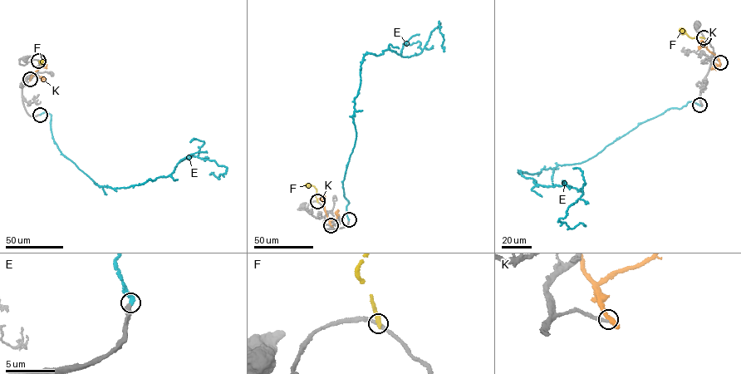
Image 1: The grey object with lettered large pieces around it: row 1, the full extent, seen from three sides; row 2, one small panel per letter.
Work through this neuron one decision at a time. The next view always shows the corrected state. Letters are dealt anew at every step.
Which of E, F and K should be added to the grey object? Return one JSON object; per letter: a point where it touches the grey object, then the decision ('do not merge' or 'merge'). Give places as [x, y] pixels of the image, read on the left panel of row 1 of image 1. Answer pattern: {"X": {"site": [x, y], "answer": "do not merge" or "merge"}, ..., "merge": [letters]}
{"E": {"site": [40, 115], "answer": "do not merge"}, "F": {"site": [38, 61], "answer": "do not merge"}, "K": {"site": [30, 79], "answer": "do not merge"}, "merge": []}

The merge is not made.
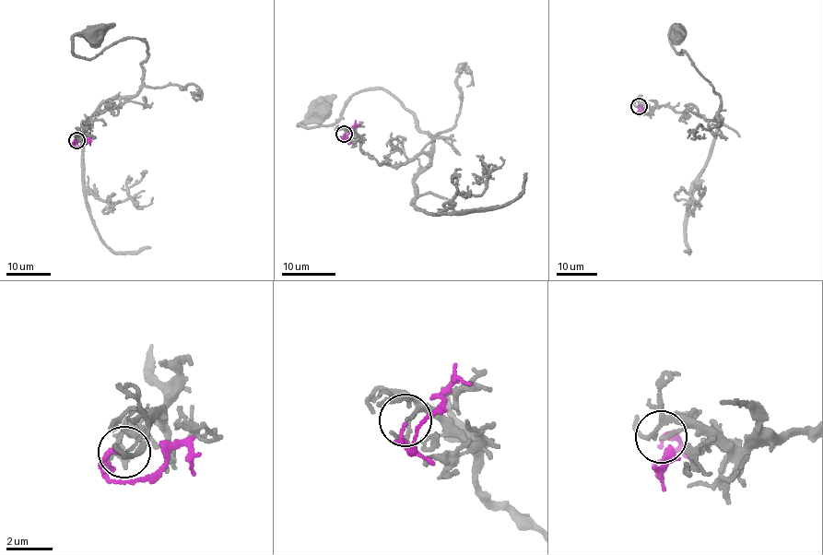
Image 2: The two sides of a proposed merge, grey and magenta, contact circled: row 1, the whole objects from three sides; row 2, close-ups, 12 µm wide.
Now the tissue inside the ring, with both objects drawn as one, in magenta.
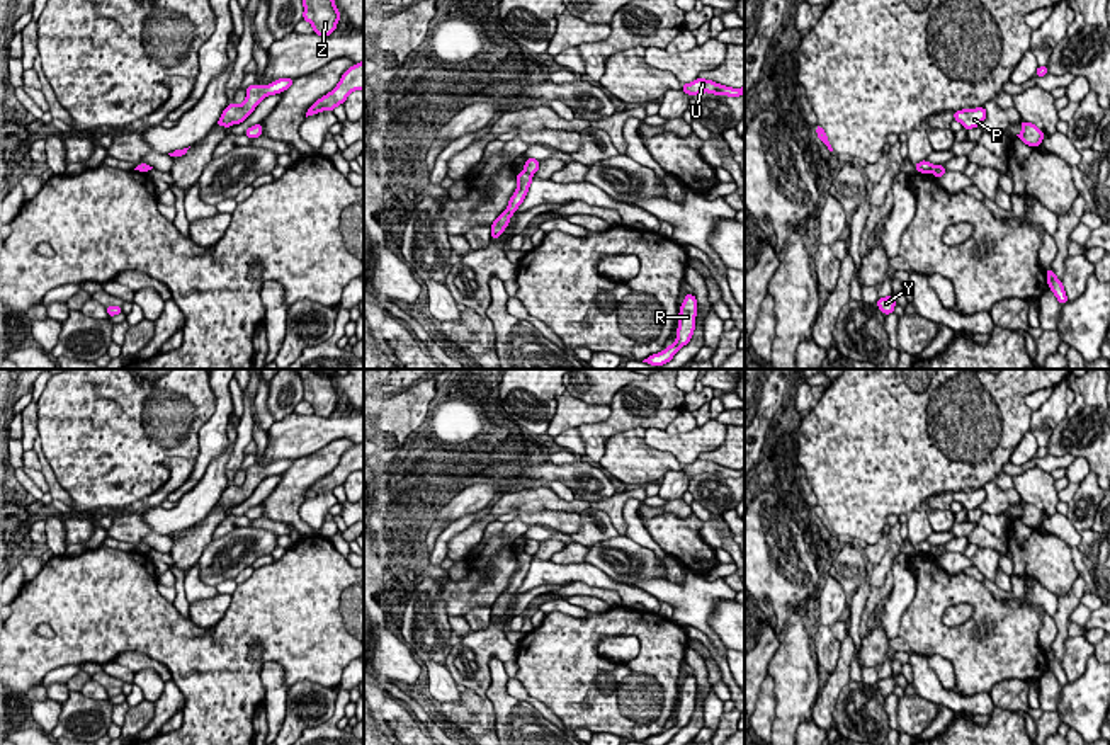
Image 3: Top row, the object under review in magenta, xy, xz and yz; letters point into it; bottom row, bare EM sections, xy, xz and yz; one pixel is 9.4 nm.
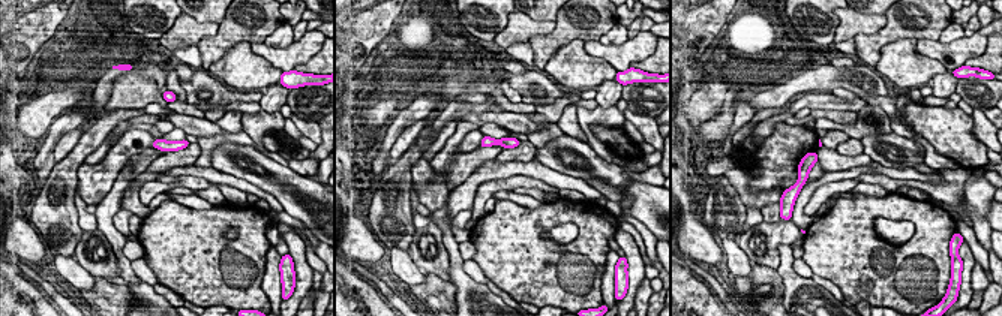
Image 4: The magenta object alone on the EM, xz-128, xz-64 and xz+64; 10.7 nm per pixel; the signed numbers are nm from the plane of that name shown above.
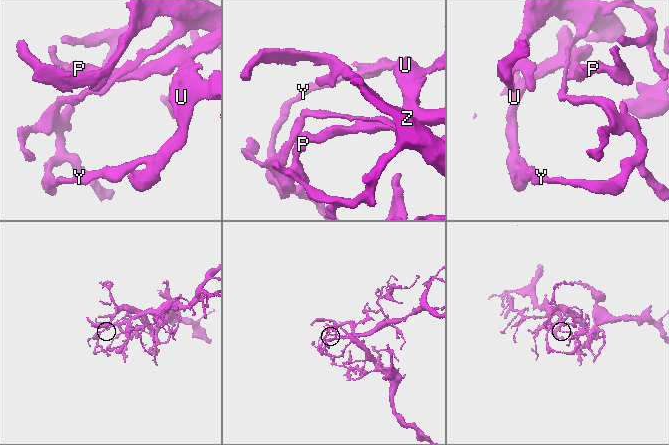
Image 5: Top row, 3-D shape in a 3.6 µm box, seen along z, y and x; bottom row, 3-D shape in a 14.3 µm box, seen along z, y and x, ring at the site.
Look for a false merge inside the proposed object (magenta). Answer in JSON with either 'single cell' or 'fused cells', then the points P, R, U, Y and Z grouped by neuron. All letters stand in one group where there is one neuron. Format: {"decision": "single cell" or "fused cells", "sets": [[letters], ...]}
{"decision": "fused cells", "sets": [["P", "U", "Y"], ["R", "Z"]]}

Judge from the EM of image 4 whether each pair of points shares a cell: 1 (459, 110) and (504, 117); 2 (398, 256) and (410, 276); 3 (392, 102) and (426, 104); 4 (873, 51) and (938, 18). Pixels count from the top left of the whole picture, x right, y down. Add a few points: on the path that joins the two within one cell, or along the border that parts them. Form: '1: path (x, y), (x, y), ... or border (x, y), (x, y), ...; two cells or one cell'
1: border (488, 111), (461, 117); two cells
2: path (398, 261), (407, 271); one cell
3: border (398, 111), (392, 117); two cells
4: path (887, 35), (891, 32), (921, 32); one cell

